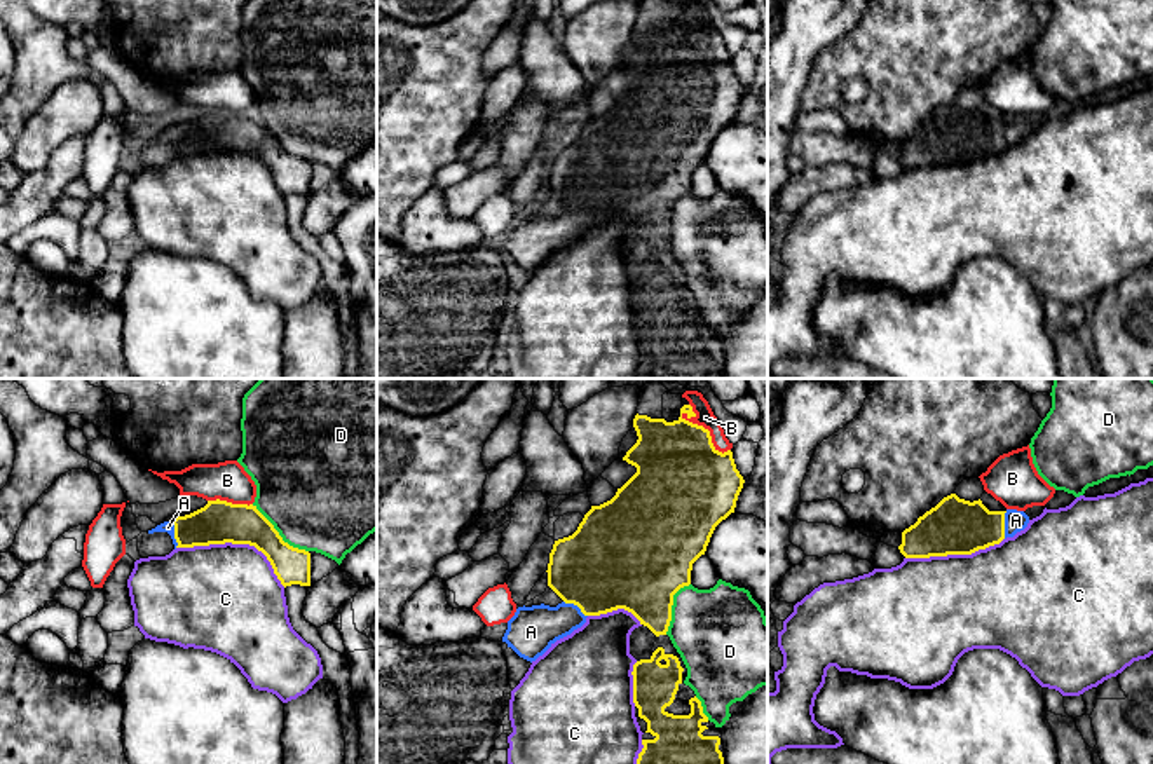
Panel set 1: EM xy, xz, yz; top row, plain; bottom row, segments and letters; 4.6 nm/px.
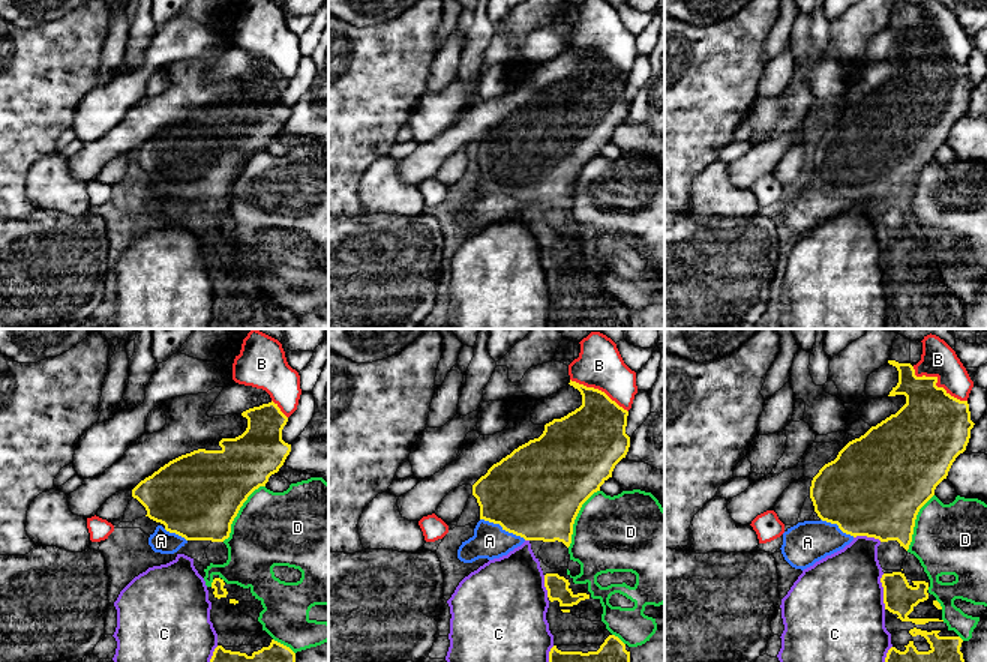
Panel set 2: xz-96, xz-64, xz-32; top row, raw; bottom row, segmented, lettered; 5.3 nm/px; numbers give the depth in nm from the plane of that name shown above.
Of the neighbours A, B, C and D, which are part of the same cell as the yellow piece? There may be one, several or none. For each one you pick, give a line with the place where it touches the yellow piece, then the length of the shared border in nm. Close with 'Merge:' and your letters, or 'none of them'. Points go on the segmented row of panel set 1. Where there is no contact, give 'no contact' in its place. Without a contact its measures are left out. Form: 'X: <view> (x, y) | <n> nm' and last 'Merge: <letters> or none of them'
A: yz (1003, 525) | 130 nm
Merge: A

